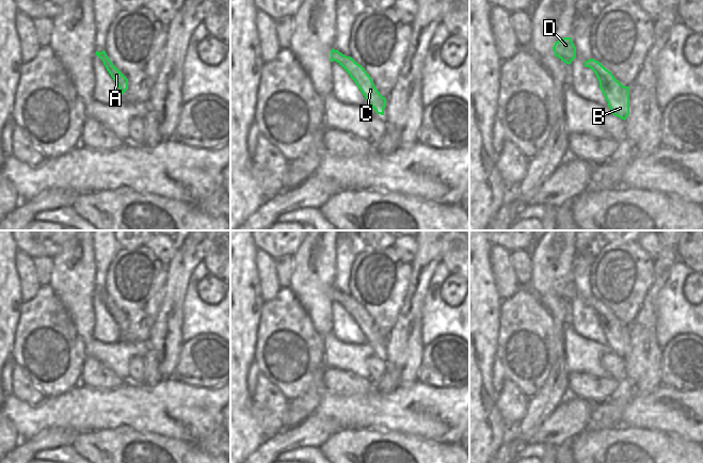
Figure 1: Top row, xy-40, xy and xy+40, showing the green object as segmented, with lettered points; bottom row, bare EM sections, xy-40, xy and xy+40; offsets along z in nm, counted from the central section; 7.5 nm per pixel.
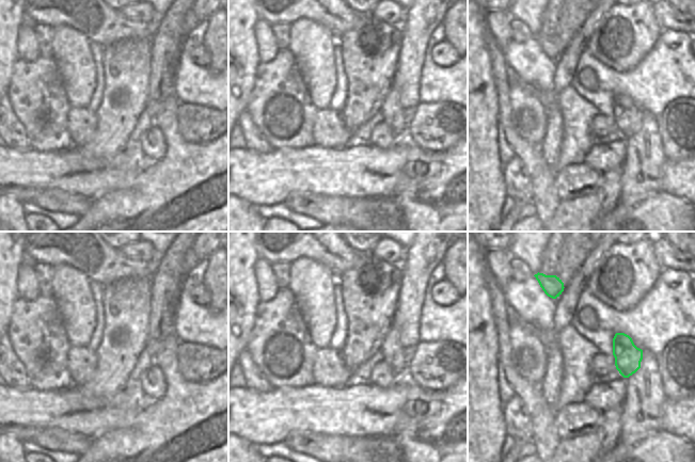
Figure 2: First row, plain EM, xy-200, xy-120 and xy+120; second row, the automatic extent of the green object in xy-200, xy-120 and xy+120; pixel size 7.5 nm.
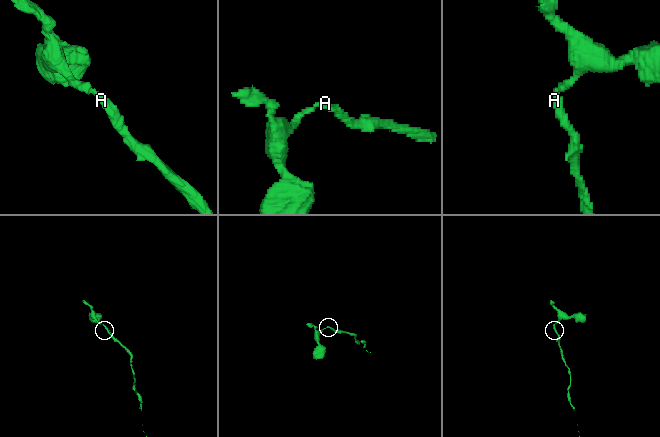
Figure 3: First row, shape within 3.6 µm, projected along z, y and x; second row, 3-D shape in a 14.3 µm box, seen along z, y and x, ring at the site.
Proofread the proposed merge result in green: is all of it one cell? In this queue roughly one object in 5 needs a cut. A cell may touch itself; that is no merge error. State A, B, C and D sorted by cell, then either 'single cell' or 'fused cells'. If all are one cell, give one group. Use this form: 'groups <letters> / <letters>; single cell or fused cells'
groups A B C D; single cell

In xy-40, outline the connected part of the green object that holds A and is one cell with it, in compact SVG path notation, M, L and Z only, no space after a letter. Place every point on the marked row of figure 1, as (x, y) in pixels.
M105 50L101 52L96 51L96 55L102 60L107 70L119 87L119 92L123 95L128 90L128 79L126 76L111 62Z

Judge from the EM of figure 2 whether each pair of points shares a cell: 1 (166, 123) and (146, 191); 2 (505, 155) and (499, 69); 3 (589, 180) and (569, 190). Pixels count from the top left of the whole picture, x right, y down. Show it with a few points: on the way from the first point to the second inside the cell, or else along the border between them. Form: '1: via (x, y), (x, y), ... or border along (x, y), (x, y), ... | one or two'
1: via (172, 140), (172, 165), (163, 174) | one
2: border along (499, 122), (503, 129), (505, 141), (514, 152) | two
3: via (584, 180), (579, 180), (574, 185) | one

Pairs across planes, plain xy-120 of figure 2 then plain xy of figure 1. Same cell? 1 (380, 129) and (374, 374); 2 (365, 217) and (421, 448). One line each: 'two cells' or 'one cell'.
1: one cell
2: one cell

